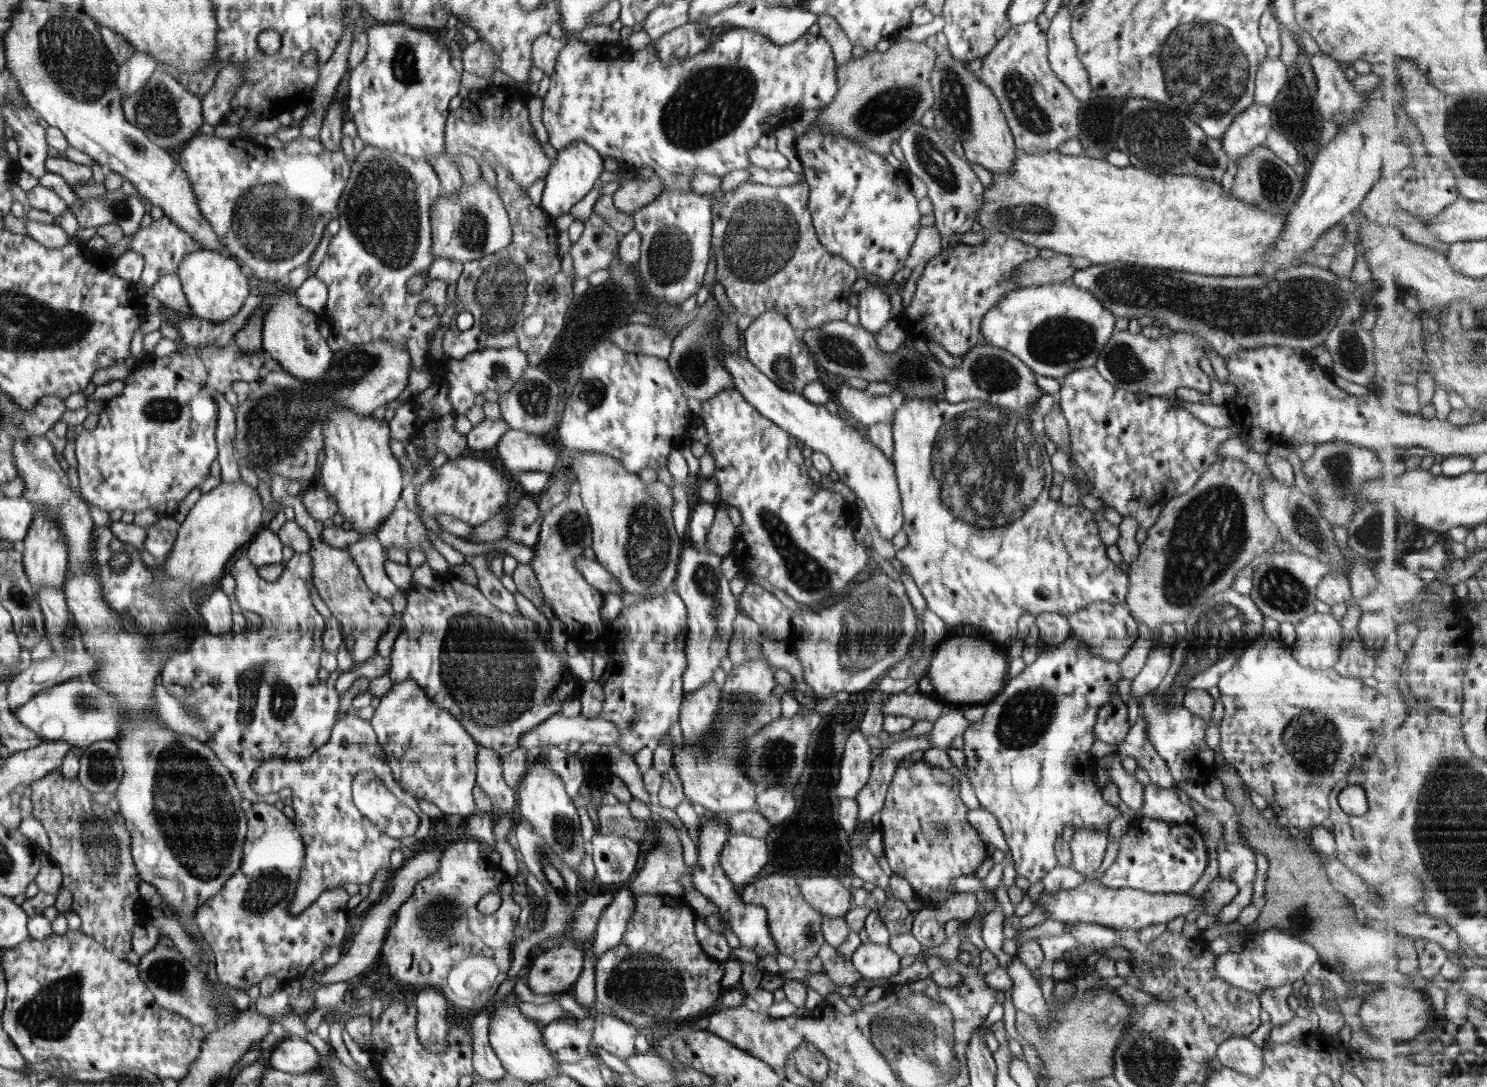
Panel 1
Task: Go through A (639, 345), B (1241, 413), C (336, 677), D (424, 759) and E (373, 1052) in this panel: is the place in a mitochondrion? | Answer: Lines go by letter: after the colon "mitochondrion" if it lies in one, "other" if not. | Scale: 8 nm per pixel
A: other
B: other
C: other
D: other
E: other

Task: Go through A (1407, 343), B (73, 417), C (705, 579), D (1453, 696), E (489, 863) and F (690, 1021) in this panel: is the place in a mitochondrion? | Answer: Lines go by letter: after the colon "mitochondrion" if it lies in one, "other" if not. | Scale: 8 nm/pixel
A: other
B: other
C: mitochondrion
D: other
E: other
F: other

